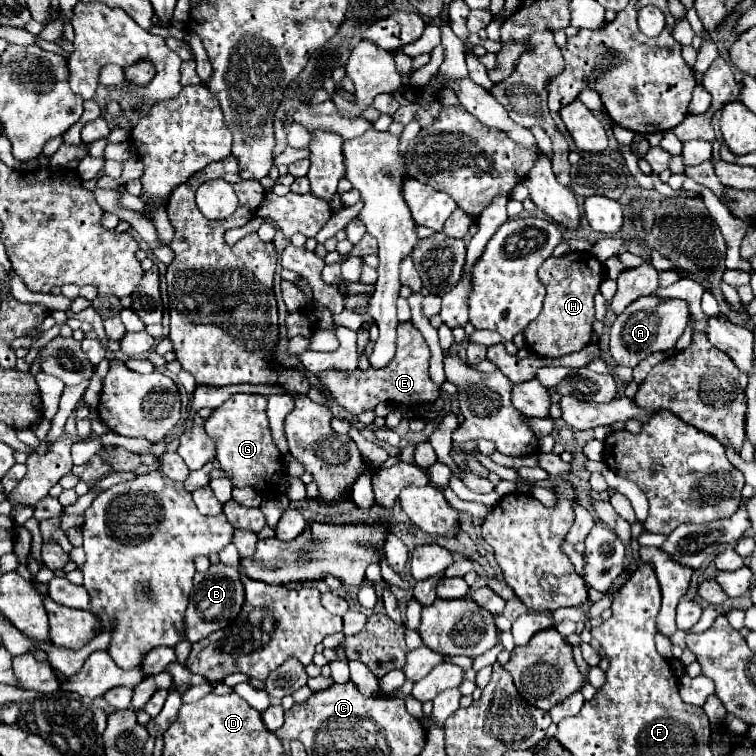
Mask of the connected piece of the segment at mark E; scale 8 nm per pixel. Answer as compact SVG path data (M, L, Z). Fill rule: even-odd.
M412 321L398 323L398 341L396 341L396 353L388 367L374 369L368 367L366 371L354 369L354 371L322 371L318 375L320 385L326 393L332 395L332 399L346 409L350 415L358 415L368 409L376 409L378 403L392 403L392 405L404 405L406 409L418 409L424 403L432 403L440 397L440 387L432 383L428 375L430 365L430 349L422 337L422 333L412 325Z

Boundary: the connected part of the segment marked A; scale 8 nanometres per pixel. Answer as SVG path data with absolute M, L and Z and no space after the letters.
M640 297L620 313L610 329L610 355L616 365L636 367L642 359L654 351L668 351L676 345L688 321L688 305L682 299L660 299L660 297Z

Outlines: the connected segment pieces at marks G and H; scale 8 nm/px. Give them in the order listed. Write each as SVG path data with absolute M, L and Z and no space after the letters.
M236 393L206 419L206 433L216 443L216 459L232 475L234 487L254 487L264 493L278 490L278 483L284 477L284 461L272 441L266 403L268 399L262 395Z
M566 253L562 257L548 257L540 267L538 267L538 277L546 285L546 299L544 299L544 309L534 319L526 331L526 345L540 357L562 357L574 351L580 351L588 345L590 333L592 333L592 321L594 321L594 295L600 289L600 283L604 279L604 265L592 255L592 253Z

